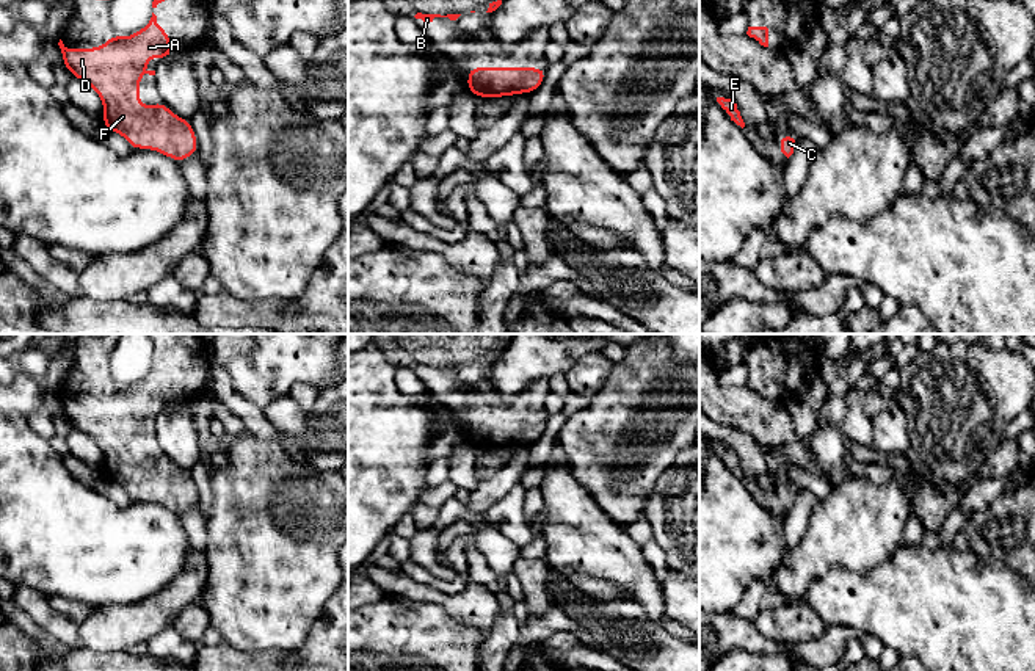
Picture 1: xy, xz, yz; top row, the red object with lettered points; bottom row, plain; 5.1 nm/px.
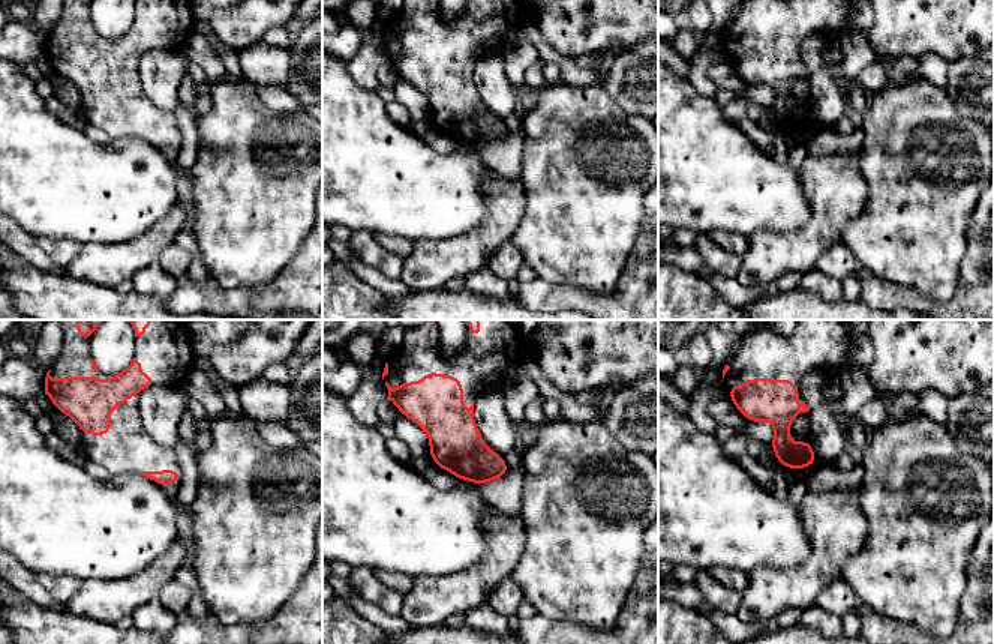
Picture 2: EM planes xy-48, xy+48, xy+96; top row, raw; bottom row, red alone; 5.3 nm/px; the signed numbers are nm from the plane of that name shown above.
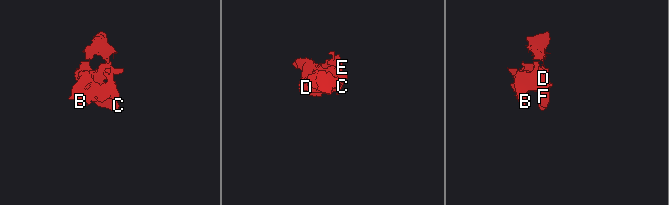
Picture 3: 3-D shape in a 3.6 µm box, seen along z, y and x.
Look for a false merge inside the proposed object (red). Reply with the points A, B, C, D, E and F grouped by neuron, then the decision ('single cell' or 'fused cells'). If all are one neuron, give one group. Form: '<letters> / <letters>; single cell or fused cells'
A B C D E F; single cell

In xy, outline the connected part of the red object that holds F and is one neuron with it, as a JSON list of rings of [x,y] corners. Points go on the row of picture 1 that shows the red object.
[[[152,13],[147,25],[125,38],[111,34],[102,47],[67,49],[63,41],[58,42],[64,67],[78,80],[88,83],[104,102],[104,130],[114,130],[122,135],[132,149],[157,151],[174,161],[187,160],[198,152],[198,138],[191,121],[174,114],[162,102],[143,107],[140,103],[140,77],[144,74],[155,75],[155,71],[146,71],[149,58],[160,60],[172,56],[171,38],[157,22]]]

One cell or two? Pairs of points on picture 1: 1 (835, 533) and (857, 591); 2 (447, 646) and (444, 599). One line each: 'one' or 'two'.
1: two
2: two

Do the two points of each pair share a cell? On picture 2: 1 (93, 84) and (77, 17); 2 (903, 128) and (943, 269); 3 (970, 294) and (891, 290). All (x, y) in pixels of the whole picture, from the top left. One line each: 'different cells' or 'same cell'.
1: same cell
2: same cell
3: same cell

